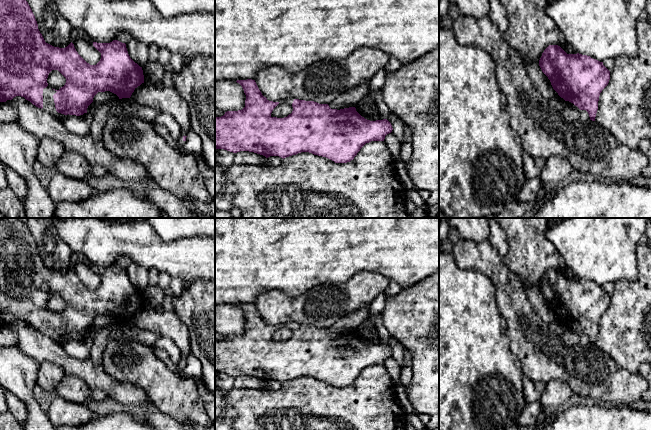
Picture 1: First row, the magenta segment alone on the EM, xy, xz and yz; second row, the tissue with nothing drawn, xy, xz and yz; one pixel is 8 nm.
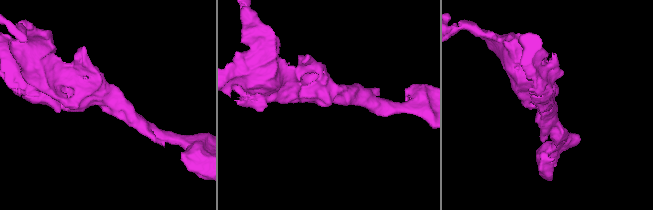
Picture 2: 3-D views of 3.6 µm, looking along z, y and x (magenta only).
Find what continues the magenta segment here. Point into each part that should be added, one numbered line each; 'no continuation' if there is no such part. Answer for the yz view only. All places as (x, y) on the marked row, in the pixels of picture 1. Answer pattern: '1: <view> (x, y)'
no continuation

